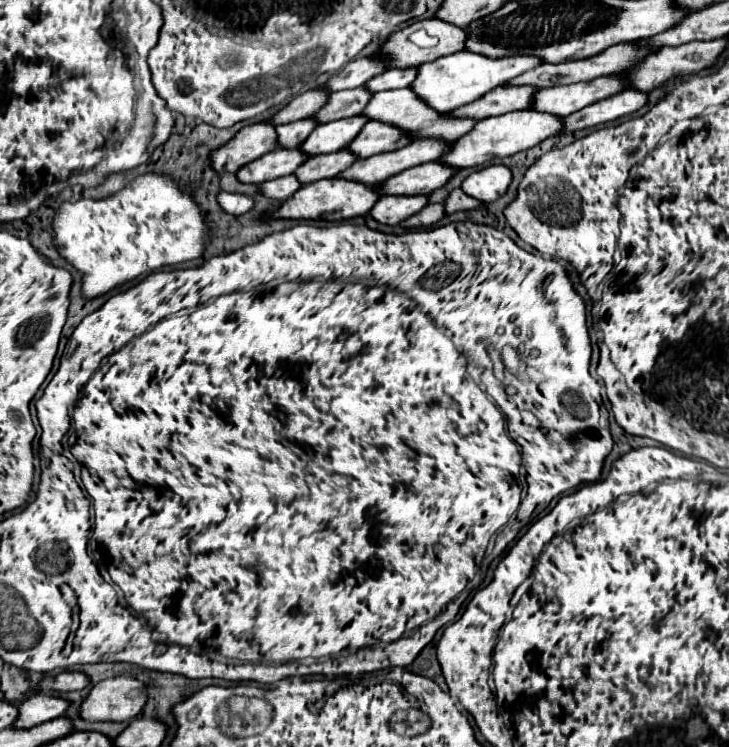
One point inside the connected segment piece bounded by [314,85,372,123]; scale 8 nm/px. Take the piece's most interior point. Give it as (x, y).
(349, 102)

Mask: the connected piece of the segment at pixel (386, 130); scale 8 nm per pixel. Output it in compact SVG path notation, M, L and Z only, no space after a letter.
M368 121L360 135L346 149L364 159L378 153L402 149L408 143L410 137L406 137L402 129L394 129L394 125L382 125L382 121Z

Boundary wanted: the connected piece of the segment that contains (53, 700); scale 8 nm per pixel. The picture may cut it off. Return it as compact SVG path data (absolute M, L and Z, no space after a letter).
M48 693L30 695L28 699L24 699L18 705L20 715L18 715L14 727L40 725L44 721L50 721L50 719L56 719L56 717L64 715L68 707L70 707L70 701L66 701L62 697L54 697L54 695L48 695Z

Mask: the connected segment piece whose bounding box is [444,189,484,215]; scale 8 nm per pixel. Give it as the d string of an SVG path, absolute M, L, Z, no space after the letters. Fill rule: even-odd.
M454 189L448 199L446 199L446 213L456 213L456 211L470 211L470 209L478 209L482 207L484 203L478 201L478 199L472 199L472 197L466 197L466 193L462 193L462 189Z

